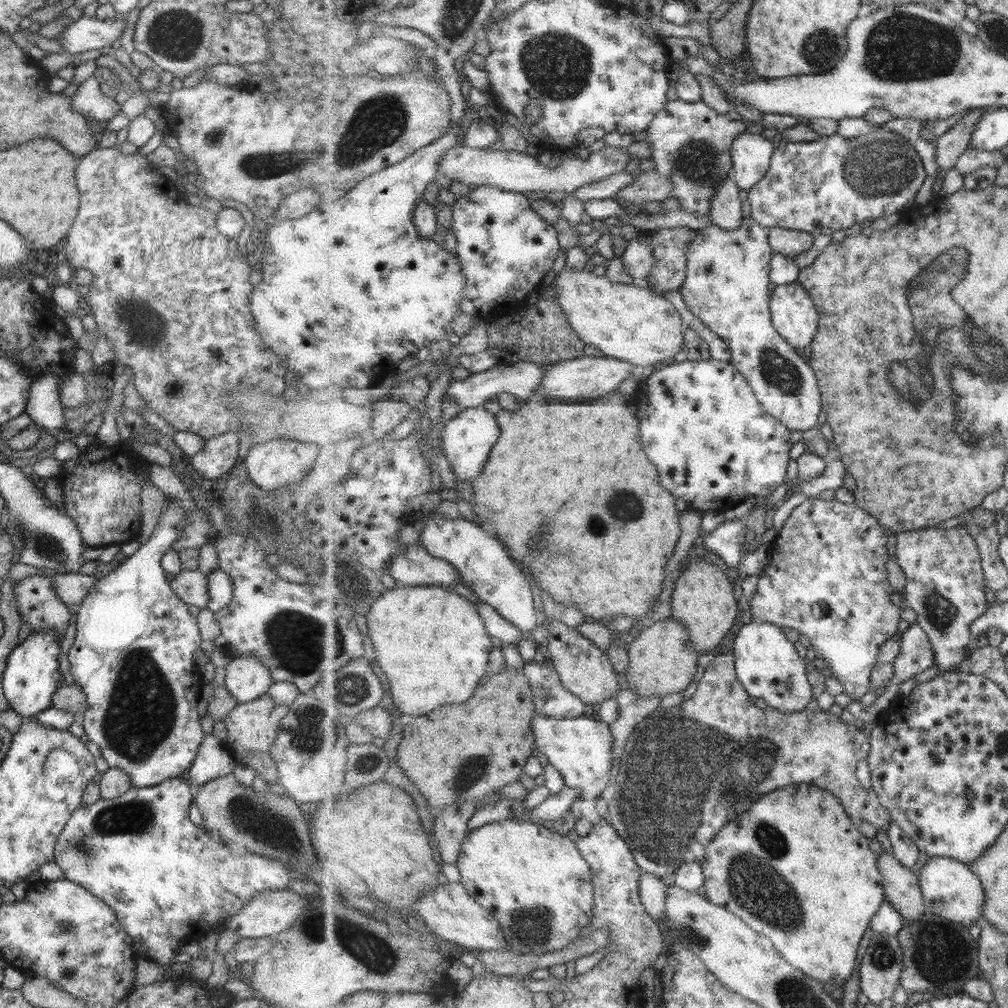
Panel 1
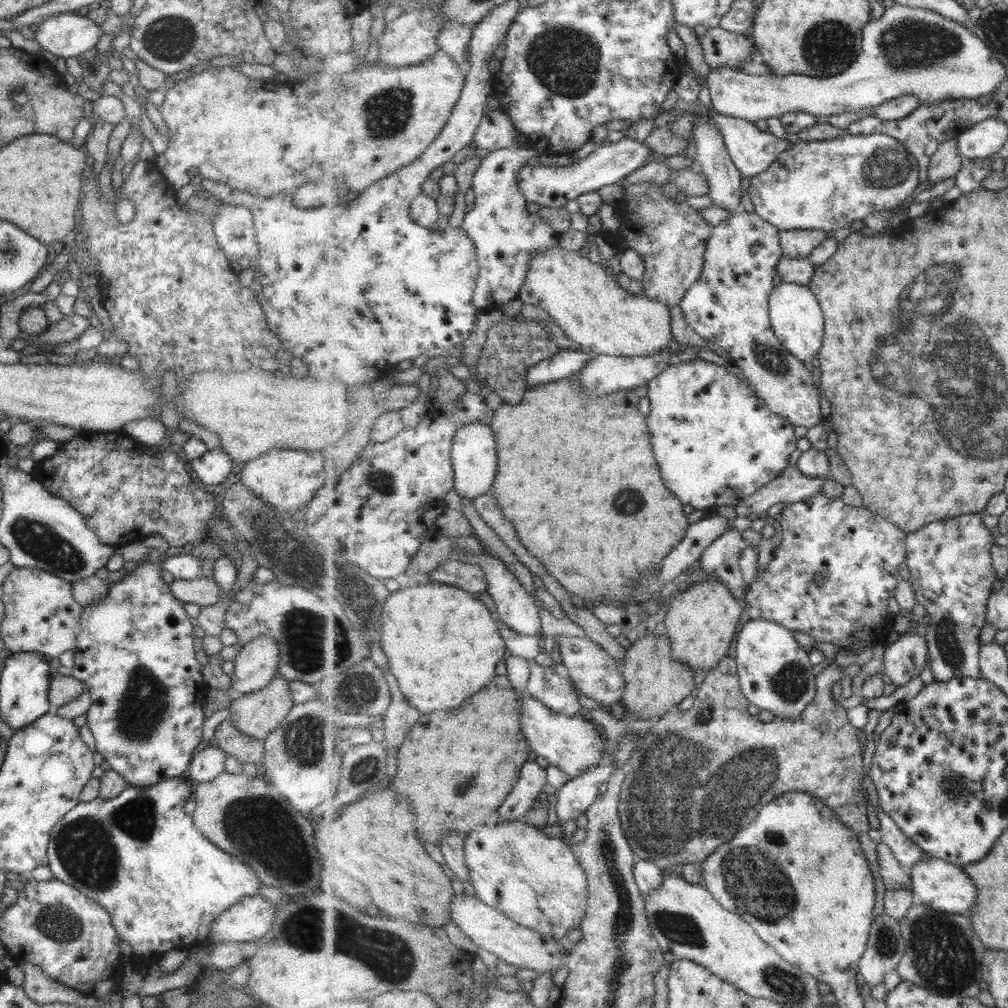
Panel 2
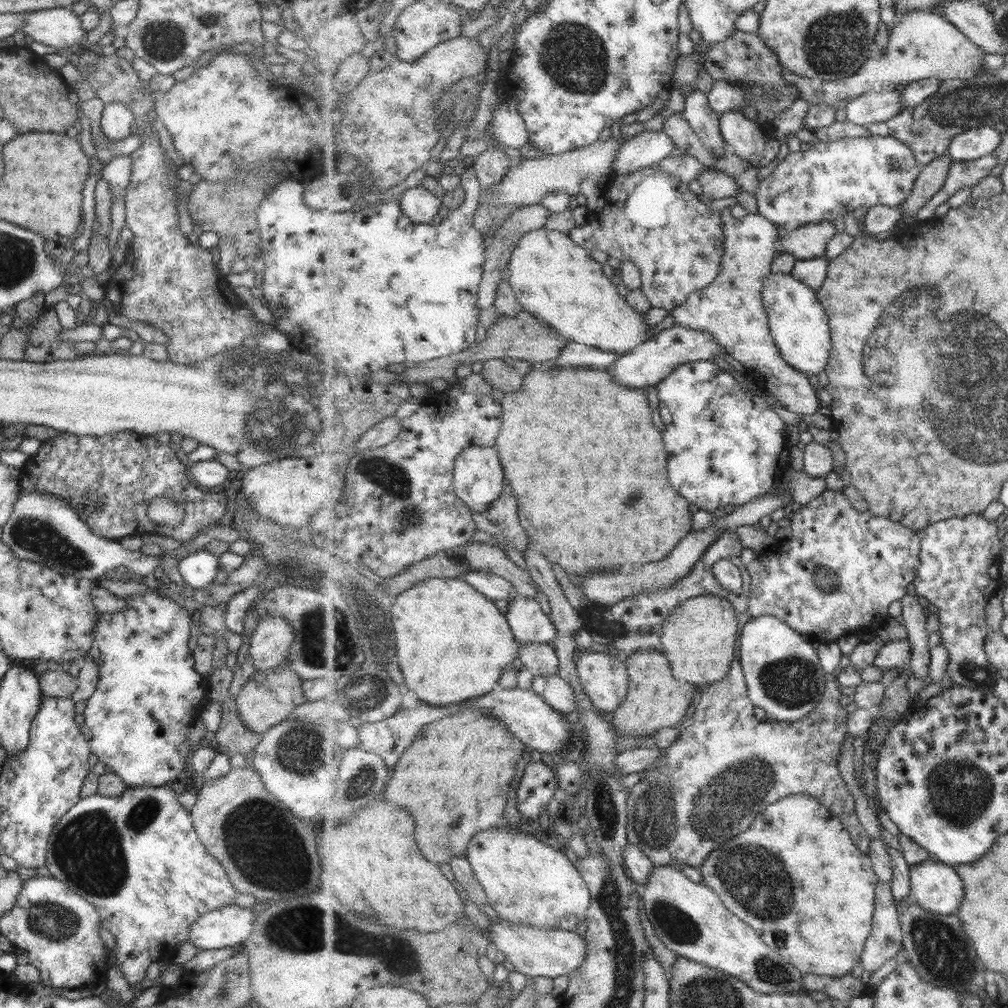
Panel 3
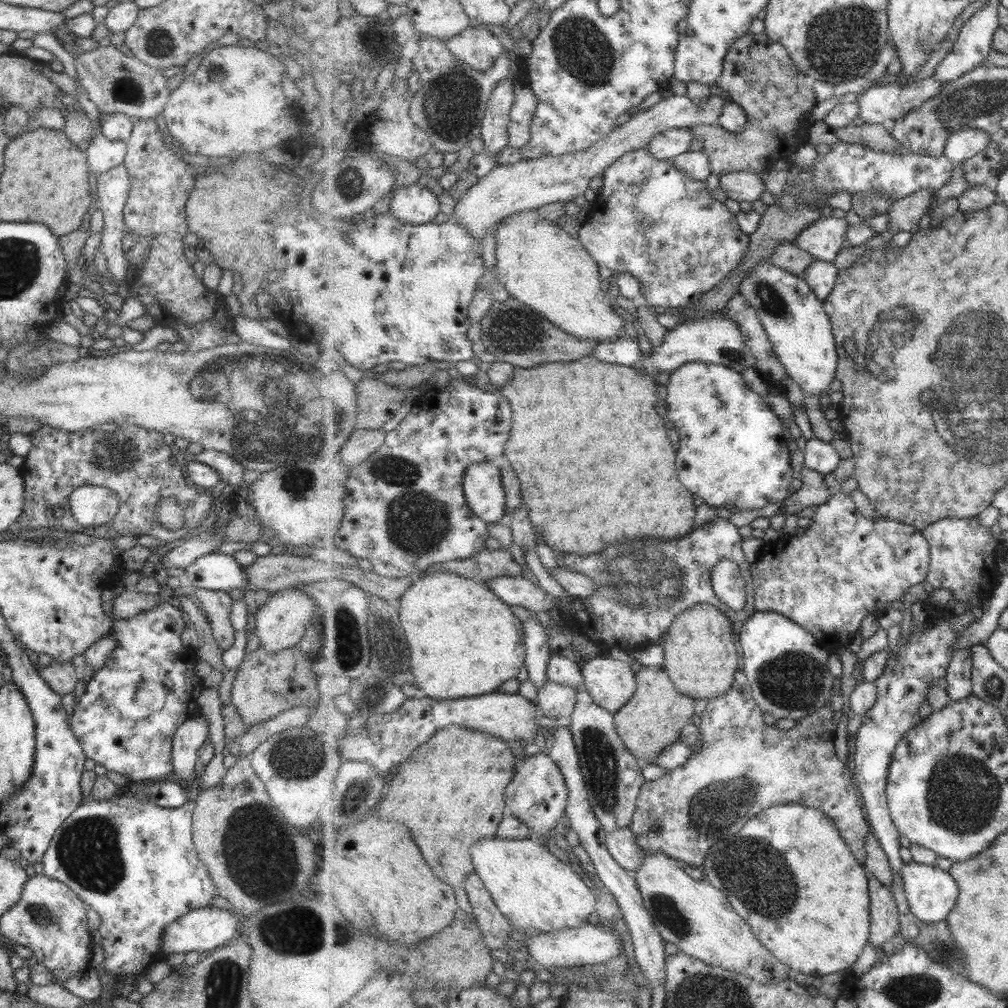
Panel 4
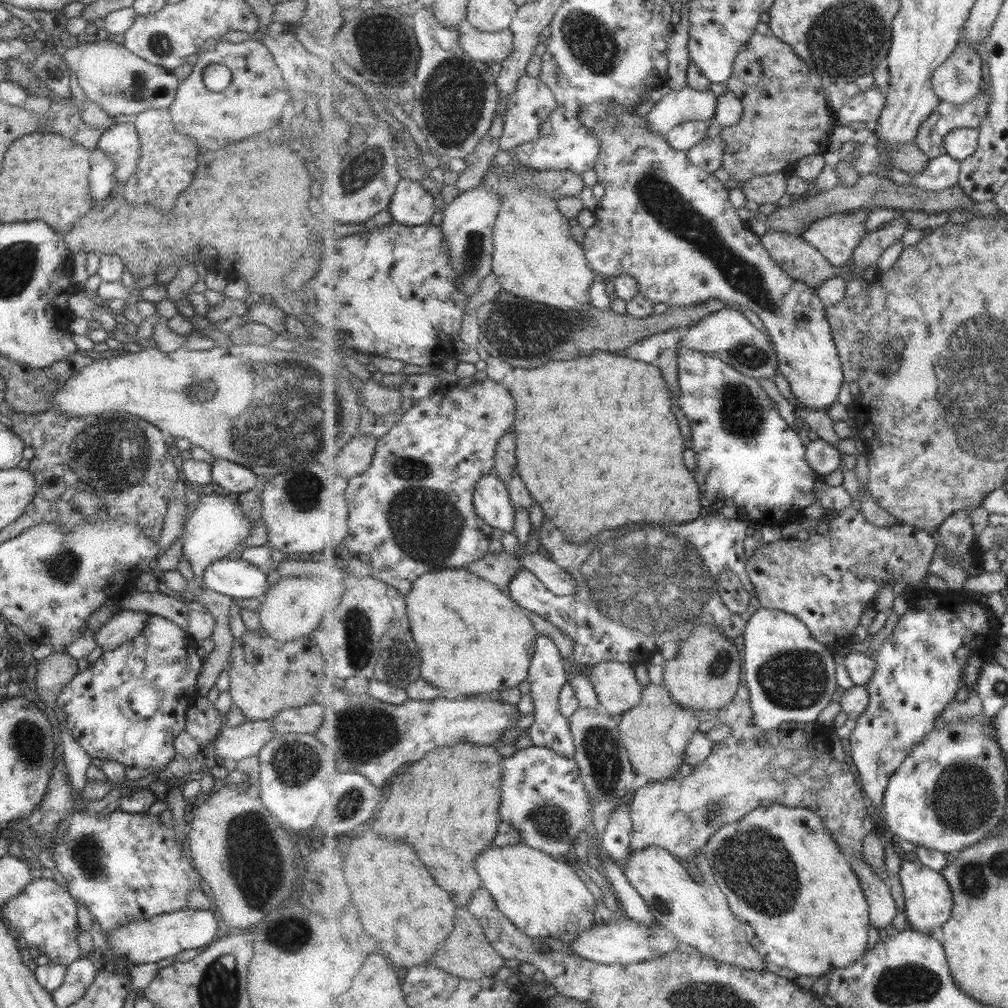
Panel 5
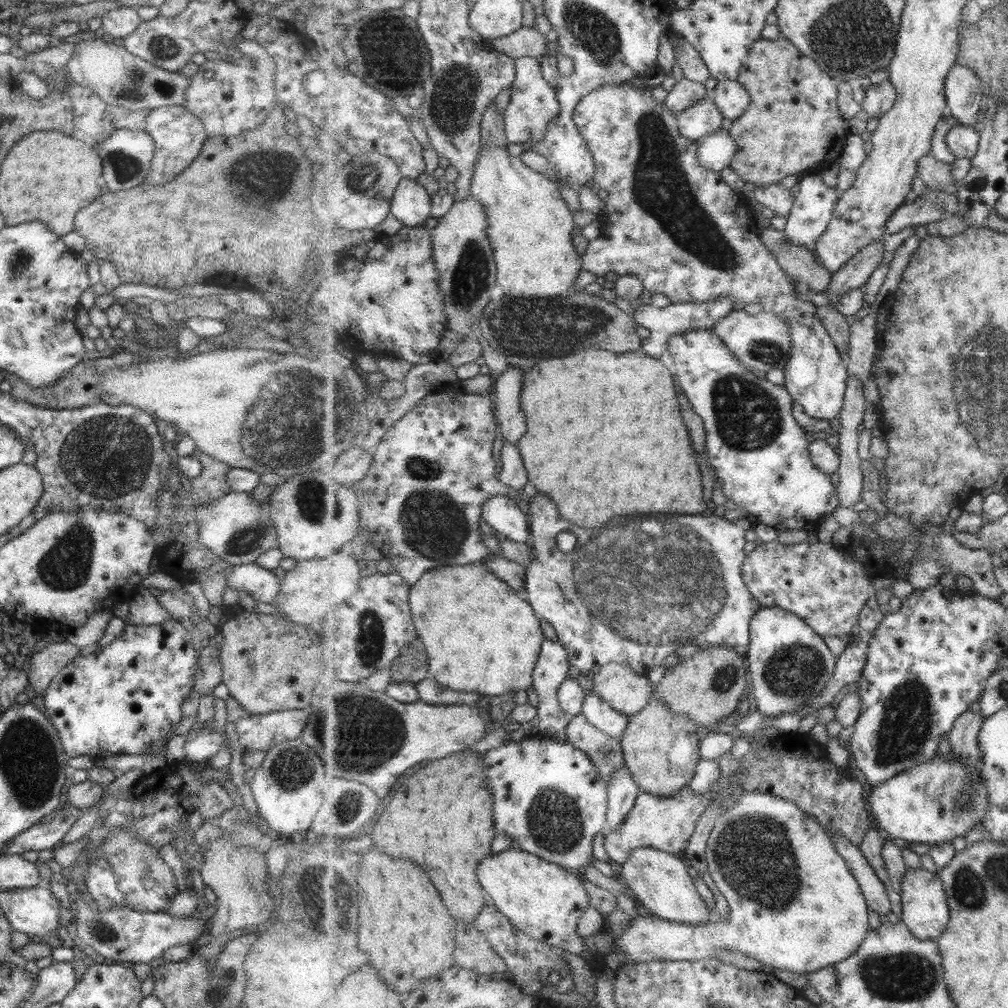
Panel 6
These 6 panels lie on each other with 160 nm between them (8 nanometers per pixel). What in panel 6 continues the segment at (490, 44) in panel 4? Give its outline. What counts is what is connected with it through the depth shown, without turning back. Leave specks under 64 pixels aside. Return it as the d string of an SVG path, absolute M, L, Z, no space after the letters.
M522 26L518 31L509 36L490 39L491 47L497 52L508 54L511 58L538 57L549 54L547 50L547 38L537 29Z

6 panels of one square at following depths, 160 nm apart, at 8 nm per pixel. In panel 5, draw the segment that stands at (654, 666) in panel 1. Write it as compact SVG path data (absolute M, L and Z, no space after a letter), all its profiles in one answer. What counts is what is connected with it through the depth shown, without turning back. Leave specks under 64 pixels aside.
M649 682L642 688L641 702L630 711L618 717L623 744L630 754L635 774L642 775L650 782L673 780L677 768L685 764L687 748L691 737L699 730L701 720L695 716L695 709L682 707L673 700L670 690L662 682Z

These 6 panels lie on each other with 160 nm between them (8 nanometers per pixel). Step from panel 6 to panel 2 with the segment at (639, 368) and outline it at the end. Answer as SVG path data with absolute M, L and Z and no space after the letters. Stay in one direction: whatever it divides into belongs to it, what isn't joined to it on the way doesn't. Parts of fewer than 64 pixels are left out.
M571 377L553 381L549 384L539 384L529 388L524 394L521 404L511 405L503 403L494 413L493 424L494 435L498 441L498 472L497 480L490 490L496 496L497 502L501 505L503 514L510 520L517 529L517 534L525 548L533 554L546 569L560 582L569 592L580 597L585 605L599 604L614 600L615 604L621 607L628 607L632 602L640 598L636 594L638 582L646 574L655 573L662 566L662 562L671 555L673 549L684 540L687 529L690 527L689 515L683 512L683 503L678 497L663 484L661 480L662 468L657 464L654 453L654 445L651 442L652 434L648 427L646 417L639 412L639 396L632 390L615 391L605 396L589 394L584 390L580 382Z

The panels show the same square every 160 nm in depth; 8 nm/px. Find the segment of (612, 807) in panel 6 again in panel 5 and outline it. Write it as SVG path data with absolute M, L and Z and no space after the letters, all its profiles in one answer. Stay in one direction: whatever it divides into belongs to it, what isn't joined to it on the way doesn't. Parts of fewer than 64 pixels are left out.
M622 804L611 816L611 821L602 836L602 848L618 864L626 863L632 853L633 822L631 805Z

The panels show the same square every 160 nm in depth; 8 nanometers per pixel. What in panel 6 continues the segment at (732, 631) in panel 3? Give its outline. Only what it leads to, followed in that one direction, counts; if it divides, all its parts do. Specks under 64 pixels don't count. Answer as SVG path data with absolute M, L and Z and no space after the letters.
M708 645L690 657L684 657L677 665L671 665L665 670L665 675L657 684L655 691L658 698L665 701L676 712L681 713L695 722L702 732L709 731L721 723L721 718L737 710L741 696L748 690L745 674L748 668L743 668L745 662L729 646Z

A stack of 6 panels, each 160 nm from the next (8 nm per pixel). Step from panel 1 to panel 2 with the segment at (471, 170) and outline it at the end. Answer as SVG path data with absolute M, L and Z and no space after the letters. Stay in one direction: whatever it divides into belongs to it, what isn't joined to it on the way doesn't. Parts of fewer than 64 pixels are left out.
M624 136L615 143L603 144L584 159L571 159L568 165L525 165L519 173L518 185L529 202L540 206L565 207L566 202L578 199L581 195L595 192L603 186L615 184L647 164L654 150L644 141Z

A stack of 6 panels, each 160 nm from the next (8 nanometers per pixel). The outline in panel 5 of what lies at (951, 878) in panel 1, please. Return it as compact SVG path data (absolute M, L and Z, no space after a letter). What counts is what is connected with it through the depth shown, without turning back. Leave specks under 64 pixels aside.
M916 860L904 861L900 870L900 879L906 898L905 915L911 926L922 933L938 934L941 927L952 917L954 910L954 896L946 877Z

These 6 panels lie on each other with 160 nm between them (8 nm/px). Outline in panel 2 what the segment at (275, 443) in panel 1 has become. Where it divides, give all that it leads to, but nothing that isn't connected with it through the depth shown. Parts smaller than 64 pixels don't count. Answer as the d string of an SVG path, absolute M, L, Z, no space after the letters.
M269 449L267 452L247 461L241 468L241 483L264 503L273 506L283 514L293 514L299 518L305 504L309 503L315 490L326 487L328 484L336 485L340 477L339 469L333 464L327 464L326 457L320 455L320 451L302 451L291 449Z

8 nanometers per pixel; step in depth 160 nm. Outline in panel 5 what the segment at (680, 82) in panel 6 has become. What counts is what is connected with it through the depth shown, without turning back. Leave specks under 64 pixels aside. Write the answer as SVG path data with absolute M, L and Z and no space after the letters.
M689 86L679 91L671 90L651 108L646 120L652 130L661 134L692 120L716 123L718 97L710 90L701 92Z

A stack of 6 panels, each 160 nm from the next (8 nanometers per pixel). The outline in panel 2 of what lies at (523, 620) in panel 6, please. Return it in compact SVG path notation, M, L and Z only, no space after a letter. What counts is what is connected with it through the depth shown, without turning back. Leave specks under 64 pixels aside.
M435 580L424 581L416 586L407 586L404 589L399 588L393 591L389 598L385 601L382 610L382 628L383 628L383 650L389 656L391 662L390 671L396 676L399 682L400 689L403 691L405 698L409 701L411 706L415 706L422 713L431 713L435 711L449 710L449 708L457 708L461 706L467 698L476 695L479 690L487 688L493 683L495 678L495 668L501 662L501 658L507 654L508 648L500 633L499 625L496 620L493 620L491 610L477 599L477 594L467 592L462 588L457 588L455 585L445 584L444 582L437 582Z

